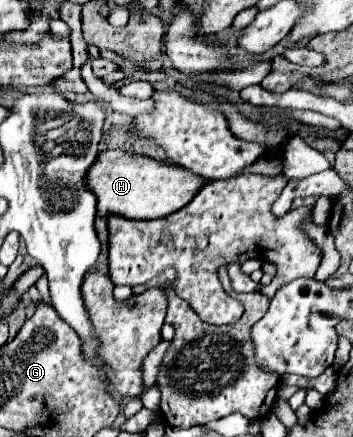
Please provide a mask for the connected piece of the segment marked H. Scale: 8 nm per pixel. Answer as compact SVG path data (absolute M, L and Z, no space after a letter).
M109 149L99 155L95 167L87 173L87 183L97 195L99 215L117 213L127 219L157 219L185 207L207 183L207 179L163 159L153 159L145 153Z

